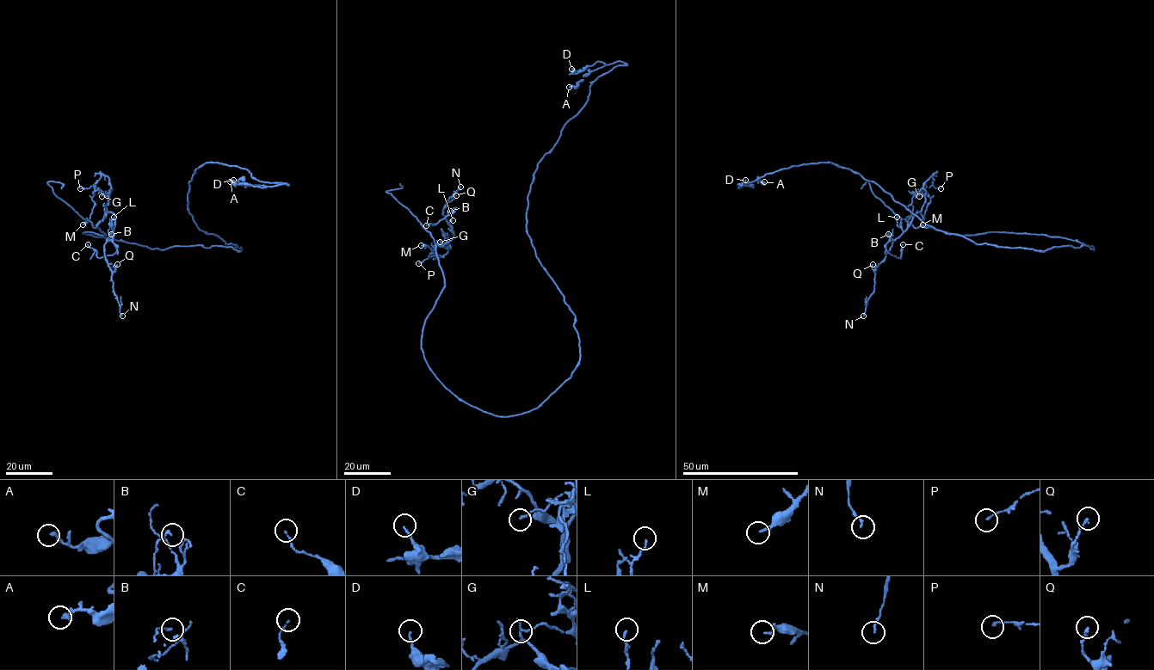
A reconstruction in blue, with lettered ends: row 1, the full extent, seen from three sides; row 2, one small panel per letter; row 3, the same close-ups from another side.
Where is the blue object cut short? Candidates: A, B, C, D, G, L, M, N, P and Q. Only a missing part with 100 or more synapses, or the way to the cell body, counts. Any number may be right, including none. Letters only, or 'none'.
none

